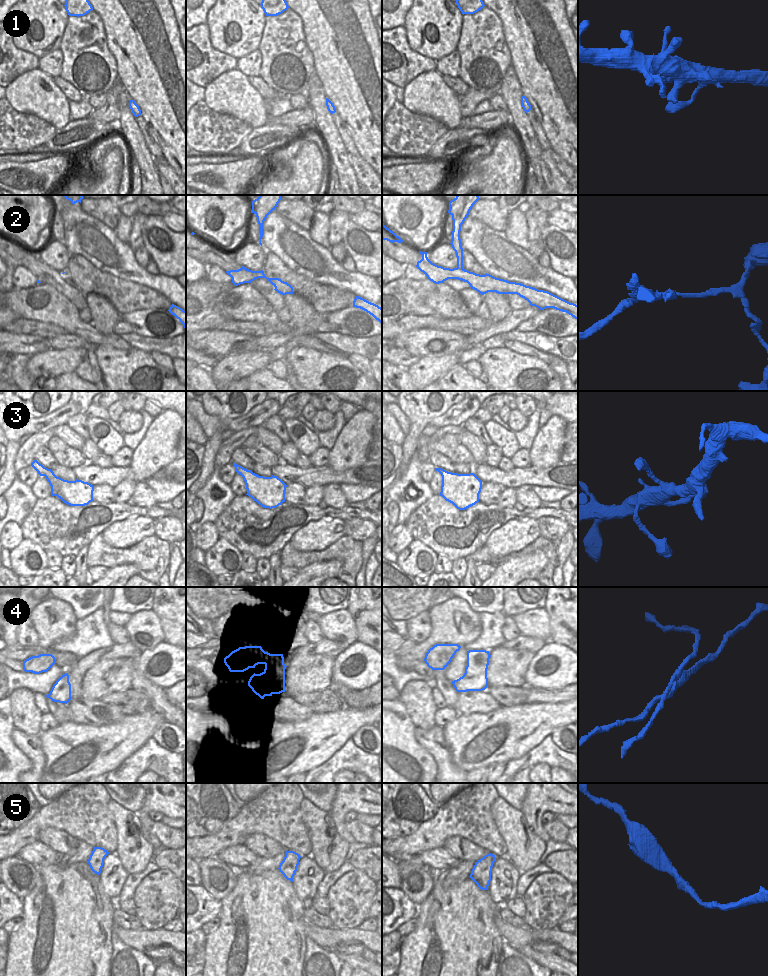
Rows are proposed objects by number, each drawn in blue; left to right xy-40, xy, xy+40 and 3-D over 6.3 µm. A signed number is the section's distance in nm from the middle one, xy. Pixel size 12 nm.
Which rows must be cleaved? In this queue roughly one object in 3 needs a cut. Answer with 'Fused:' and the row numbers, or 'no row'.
Fused: 2, 4.

